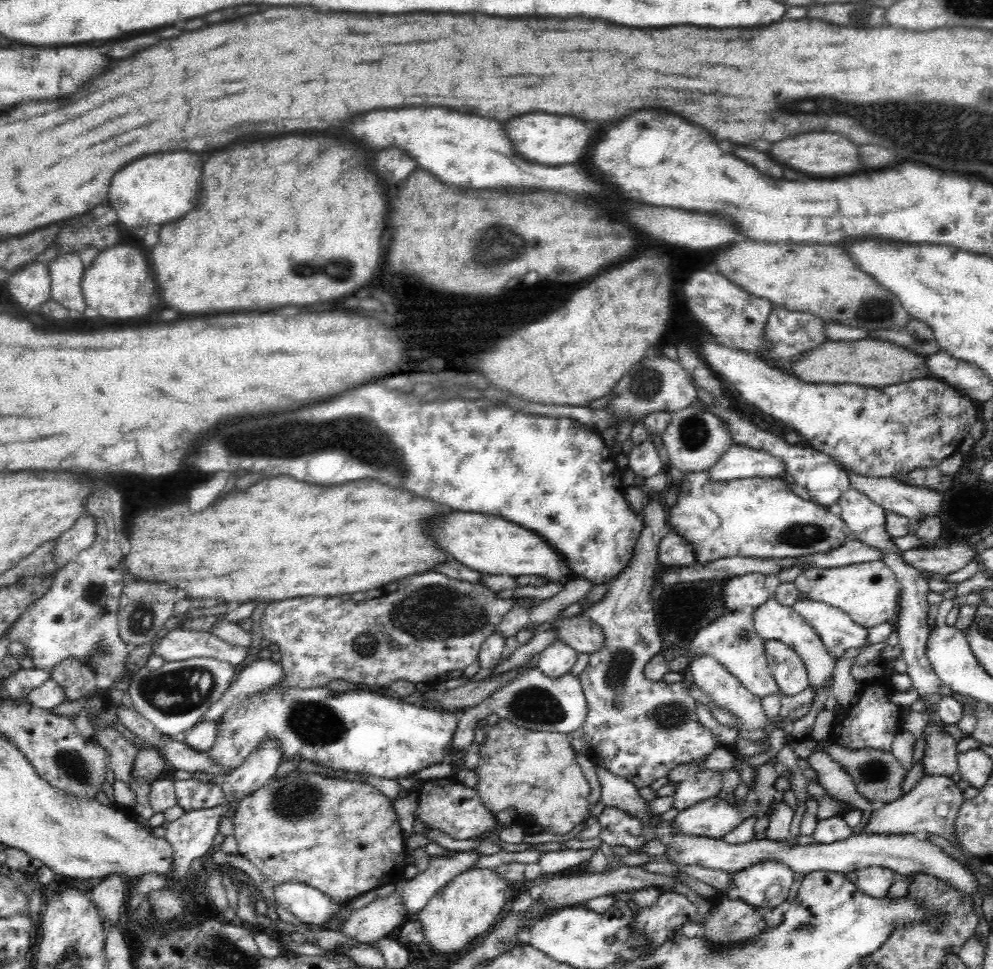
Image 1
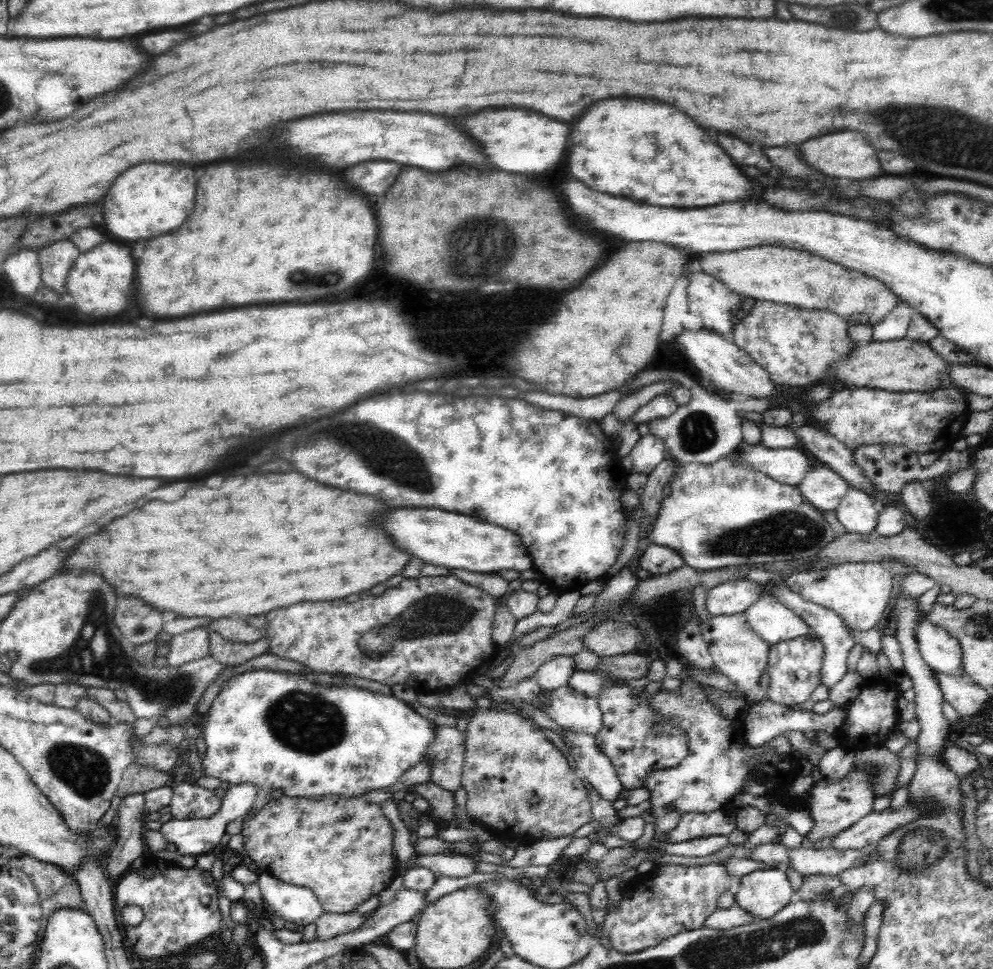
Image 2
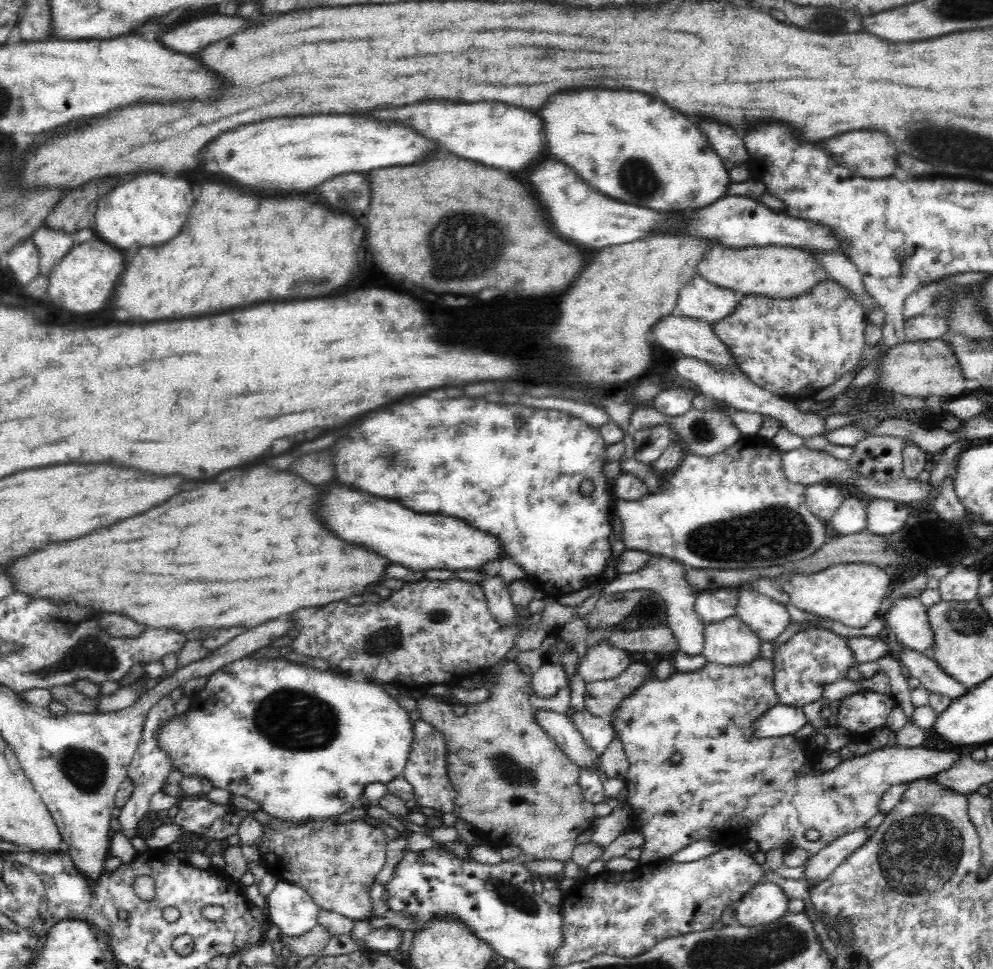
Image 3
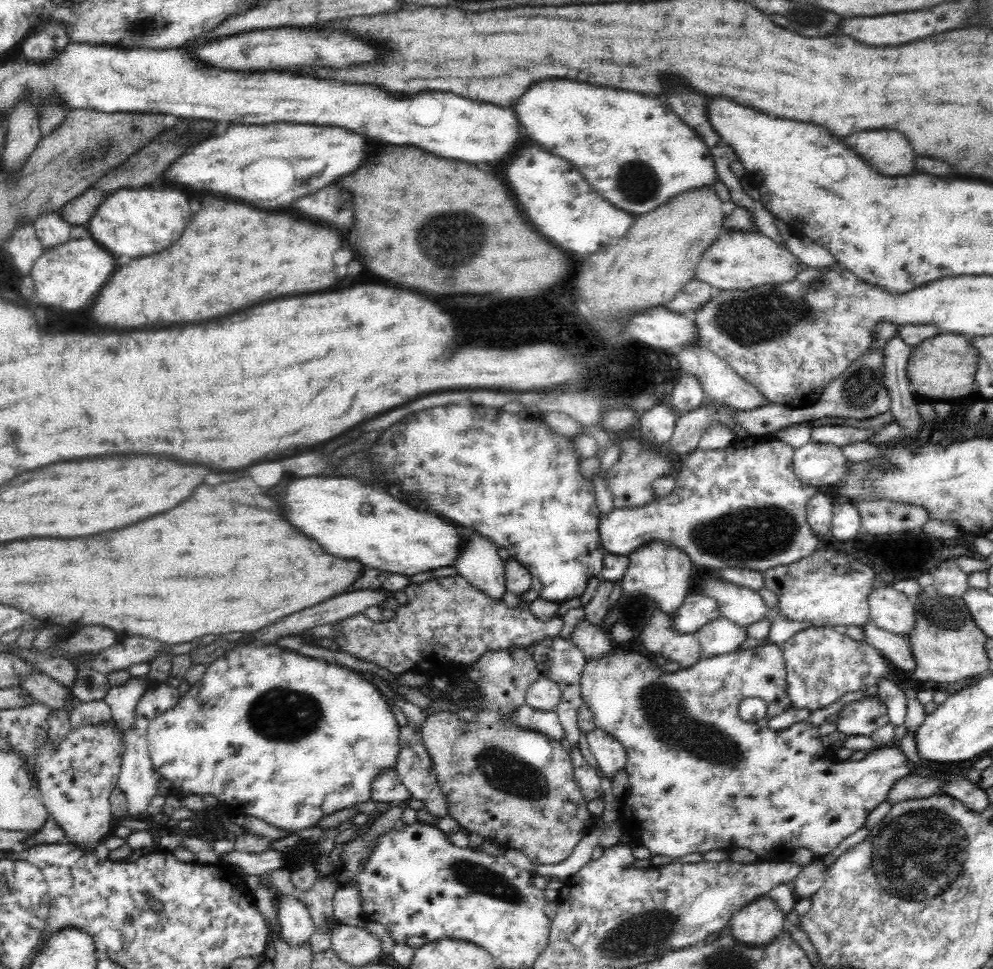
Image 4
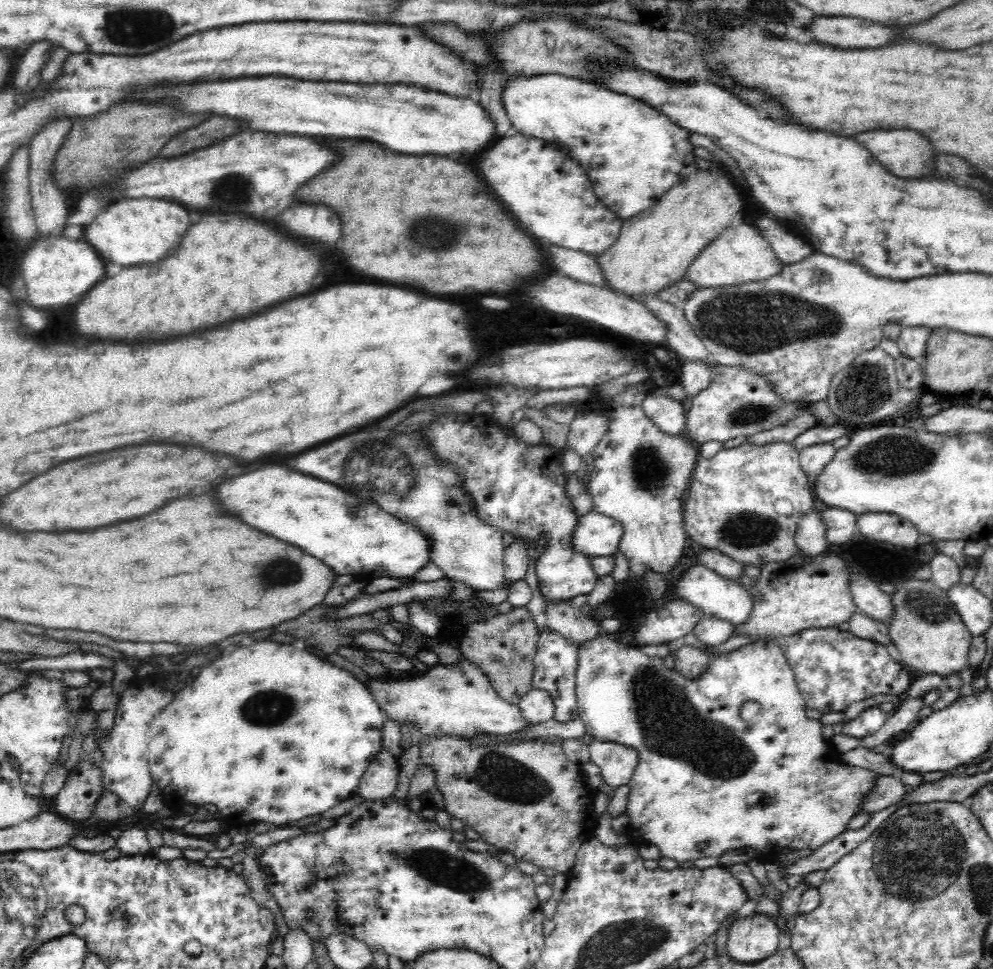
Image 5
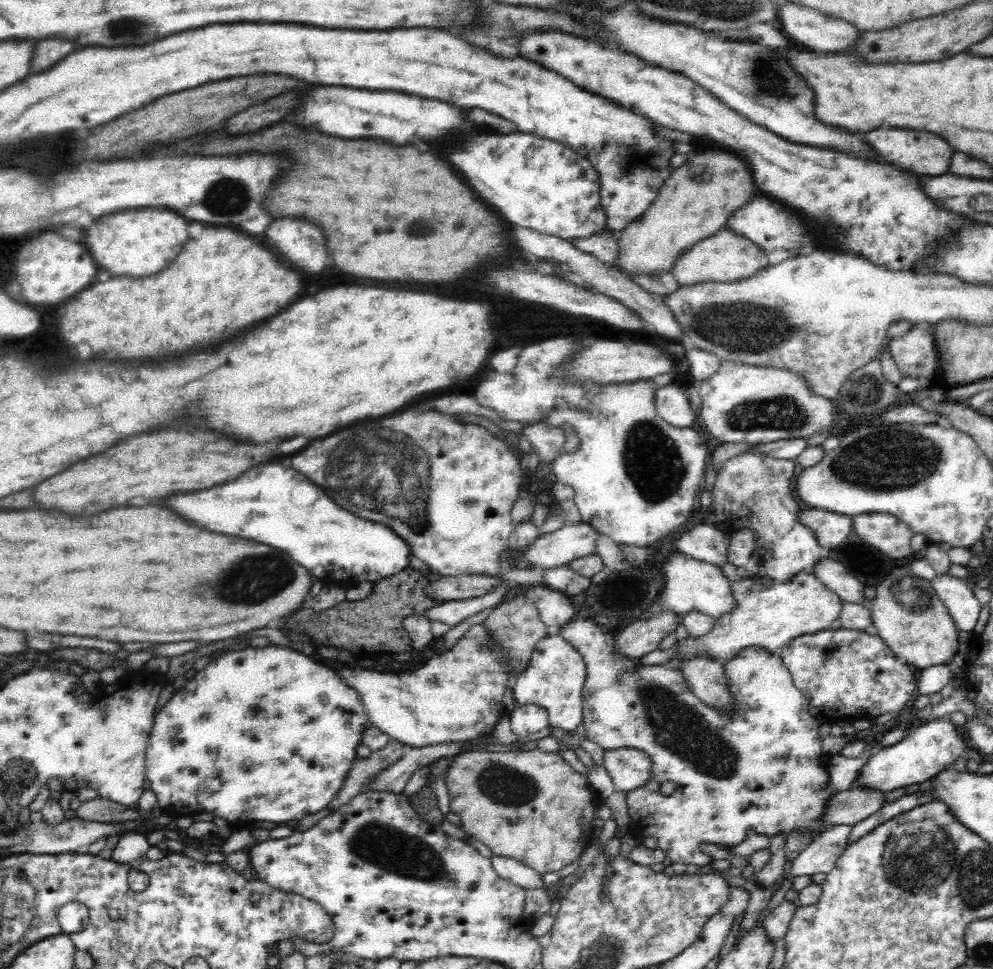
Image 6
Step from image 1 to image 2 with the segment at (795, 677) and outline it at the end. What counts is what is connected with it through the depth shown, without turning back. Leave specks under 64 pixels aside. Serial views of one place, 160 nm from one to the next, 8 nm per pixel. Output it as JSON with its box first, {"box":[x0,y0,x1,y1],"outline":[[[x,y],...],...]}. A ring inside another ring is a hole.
{"box":[765,637,824,706],"outline":[[[797,637],[769,647],[767,669],[769,686],[765,690],[768,700],[776,704],[793,706],[802,704],[819,684],[822,684],[821,668],[824,660],[824,644],[817,637]]]}

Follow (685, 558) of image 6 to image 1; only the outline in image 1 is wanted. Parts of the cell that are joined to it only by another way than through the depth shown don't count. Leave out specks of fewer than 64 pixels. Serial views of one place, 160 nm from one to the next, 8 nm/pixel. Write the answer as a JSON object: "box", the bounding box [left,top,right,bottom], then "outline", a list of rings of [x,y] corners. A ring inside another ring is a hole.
{"box":[753,596,837,693],"outline":[[[774,596],[753,610],[753,625],[757,634],[766,641],[781,641],[797,651],[798,656],[805,662],[809,686],[814,693],[822,687],[825,680],[829,680],[837,660],[832,659],[826,651],[826,647],[820,641],[818,634],[810,624],[806,623],[792,606],[782,605],[774,599]]]}

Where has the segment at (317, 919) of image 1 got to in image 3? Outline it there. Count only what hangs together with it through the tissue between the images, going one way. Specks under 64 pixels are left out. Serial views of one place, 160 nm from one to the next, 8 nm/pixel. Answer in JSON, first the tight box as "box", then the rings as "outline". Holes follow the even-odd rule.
{"box":[266,881,319,937],"outline":[[[278,881],[266,902],[266,916],[272,921],[274,932],[297,937],[318,925],[319,907],[299,885]]]}

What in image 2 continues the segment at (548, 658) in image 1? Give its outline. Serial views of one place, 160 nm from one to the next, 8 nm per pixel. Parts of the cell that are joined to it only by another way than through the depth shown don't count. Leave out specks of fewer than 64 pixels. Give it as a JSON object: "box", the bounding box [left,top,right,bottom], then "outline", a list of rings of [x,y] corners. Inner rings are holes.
{"box":[533,656,576,691],"outline":[[[557,656],[540,666],[533,677],[543,691],[551,691],[566,685],[576,670],[573,657]]]}

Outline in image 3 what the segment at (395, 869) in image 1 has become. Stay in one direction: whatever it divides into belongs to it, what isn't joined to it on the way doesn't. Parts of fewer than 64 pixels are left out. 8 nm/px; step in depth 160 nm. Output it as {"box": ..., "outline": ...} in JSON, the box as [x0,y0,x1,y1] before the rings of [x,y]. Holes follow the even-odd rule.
{"box":[258,818,387,920],"outline":[[[334,818],[306,824],[286,823],[273,819],[264,828],[264,840],[258,850],[267,874],[278,881],[302,887],[322,909],[336,912],[350,920],[372,918],[368,886],[380,873],[387,860],[386,834],[360,820],[336,825]]]}

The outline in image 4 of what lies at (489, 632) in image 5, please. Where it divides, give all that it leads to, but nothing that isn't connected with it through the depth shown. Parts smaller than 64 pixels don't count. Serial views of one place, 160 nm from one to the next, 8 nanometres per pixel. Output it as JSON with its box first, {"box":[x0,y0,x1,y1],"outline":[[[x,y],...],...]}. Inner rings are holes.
{"box":[420,646,595,865],"outline":[[[524,646],[506,648],[514,666],[504,678],[490,672],[490,658],[478,658],[467,665],[463,673],[476,682],[483,691],[485,709],[472,722],[464,722],[457,713],[442,711],[430,713],[420,728],[422,745],[426,747],[436,783],[446,799],[449,815],[461,829],[479,834],[504,849],[516,849],[524,853],[534,865],[560,864],[570,856],[577,843],[588,835],[594,826],[595,817],[587,809],[588,801],[575,781],[573,762],[569,752],[560,741],[544,737],[531,730],[517,727],[504,721],[502,714],[510,714],[514,708],[525,703],[528,688],[541,677],[533,654],[526,653]]]}

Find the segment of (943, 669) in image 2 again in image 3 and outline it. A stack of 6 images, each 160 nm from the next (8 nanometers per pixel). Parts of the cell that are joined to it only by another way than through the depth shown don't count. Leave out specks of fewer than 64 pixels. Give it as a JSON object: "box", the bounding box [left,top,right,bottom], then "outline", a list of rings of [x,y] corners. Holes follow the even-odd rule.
{"box":[880,595,934,657],"outline":[[[912,595],[906,598],[896,598],[880,615],[884,616],[884,626],[892,632],[895,642],[899,641],[902,646],[917,650],[931,657],[930,647],[934,645],[934,634],[932,629],[930,629],[930,623],[928,623],[926,607],[920,602],[918,597]]]}

